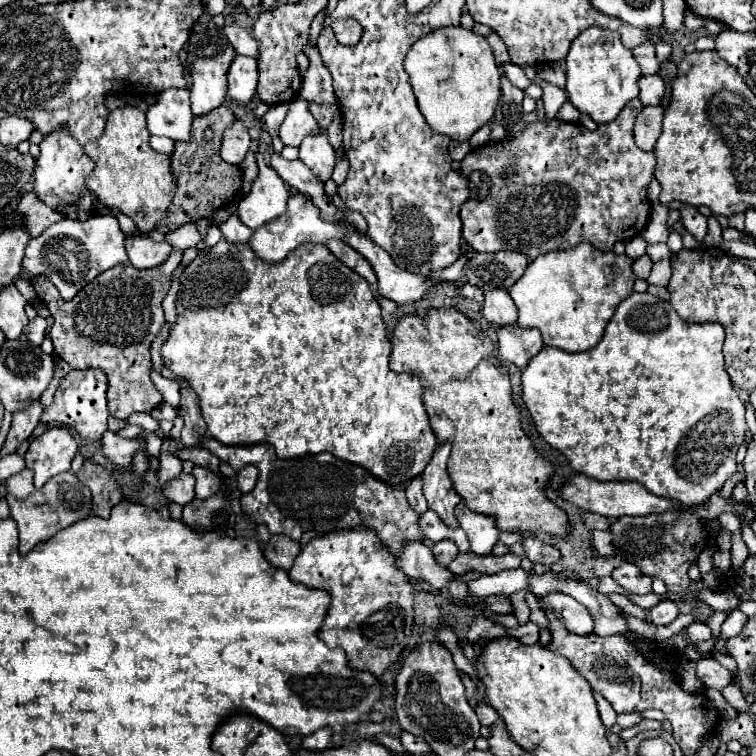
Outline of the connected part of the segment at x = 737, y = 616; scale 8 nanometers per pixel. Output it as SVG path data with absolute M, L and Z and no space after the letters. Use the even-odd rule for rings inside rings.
M732 611L728 615L728 619L722 623L722 631L720 631L722 639L730 639L730 637L738 635L742 631L742 627L744 627L746 621L748 621L748 617L742 611Z

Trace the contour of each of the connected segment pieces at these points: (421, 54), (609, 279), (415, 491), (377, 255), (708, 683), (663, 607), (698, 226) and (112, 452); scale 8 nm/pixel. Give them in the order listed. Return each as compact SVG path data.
M462 27L436 29L412 45L404 69L410 75L422 115L438 135L448 135L454 141L470 141L496 111L502 75L484 35Z
M588 243L574 249L552 251L536 257L524 271L524 277L510 289L510 297L518 309L522 329L536 327L542 333L544 345L566 351L588 351L604 333L614 309L632 293L634 273L628 255L600 253Z
M422 475L418 477L412 477L412 481L408 481L406 485L406 497L408 497L408 503L422 515L428 507L426 507L426 499L422 495Z
M358 231L348 239L348 245L368 259L378 275L378 293L386 299L392 299L396 305L412 305L420 301L430 287L438 285L438 281L432 281L430 277L400 269L384 249L380 249L368 237L358 235Z
M714 657L698 659L696 661L696 675L704 683L704 687L718 689L718 691L722 691L732 681L732 673L728 669L724 669L720 665L720 661Z
M666 599L666 601L660 601L658 605L654 605L648 611L648 615L650 615L650 621L654 625L668 625L678 617L678 607L676 607L676 603Z
M683 204L679 208L680 221L684 223L684 227L696 237L696 241L704 241L704 237L708 235L708 223L706 217L702 213L698 213L696 207Z
M106 431L102 437L102 445L104 445L104 455L122 467L128 467L132 463L132 457L138 451L146 451L146 439L142 435L132 437L132 439L124 439L118 433Z

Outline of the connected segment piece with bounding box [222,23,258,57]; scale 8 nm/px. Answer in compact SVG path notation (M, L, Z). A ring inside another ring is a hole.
M230 23L230 25L224 25L222 31L224 31L224 35L228 37L228 41L232 43L232 47L236 49L236 53L256 57L256 53L258 53L256 39L254 39L246 29L238 27L236 23Z

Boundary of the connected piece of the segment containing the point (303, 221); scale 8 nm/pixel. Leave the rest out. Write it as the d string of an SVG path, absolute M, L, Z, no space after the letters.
M296 193L288 199L288 209L284 213L284 217L278 217L276 221L262 225L260 229L254 231L254 235L250 237L250 247L254 249L254 253L264 259L264 261L272 261L278 263L282 261L290 251L298 249L304 243L312 243L312 245L326 245L330 239L338 239L338 241L346 241L352 233L356 231L354 225L348 225L344 221L324 221L320 217L320 209L316 209L316 205L312 203L310 197L304 197L302 193Z

